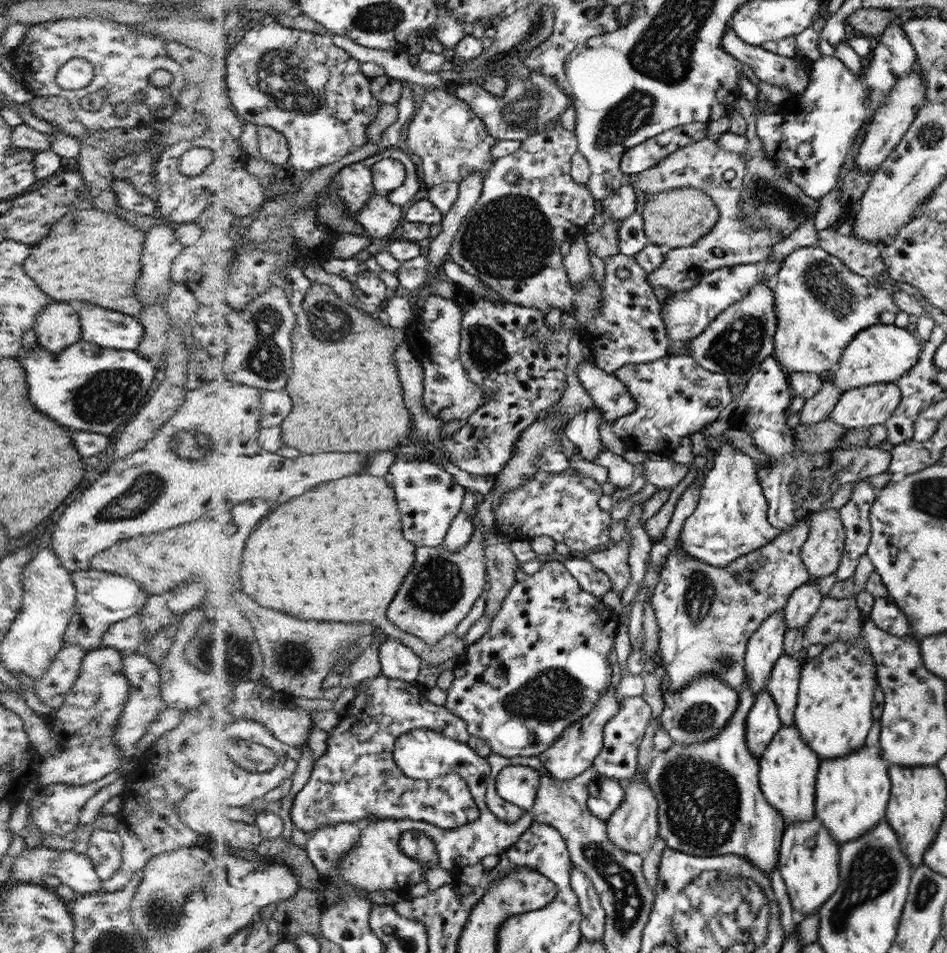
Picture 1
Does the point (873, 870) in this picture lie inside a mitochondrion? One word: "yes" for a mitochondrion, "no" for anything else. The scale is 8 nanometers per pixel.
yes

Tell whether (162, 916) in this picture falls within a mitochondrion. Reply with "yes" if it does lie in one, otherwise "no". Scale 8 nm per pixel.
yes

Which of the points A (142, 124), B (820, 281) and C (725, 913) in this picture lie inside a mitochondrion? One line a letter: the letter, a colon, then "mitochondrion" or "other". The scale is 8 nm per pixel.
A: other
B: mitochondrion
C: mitochondrion

